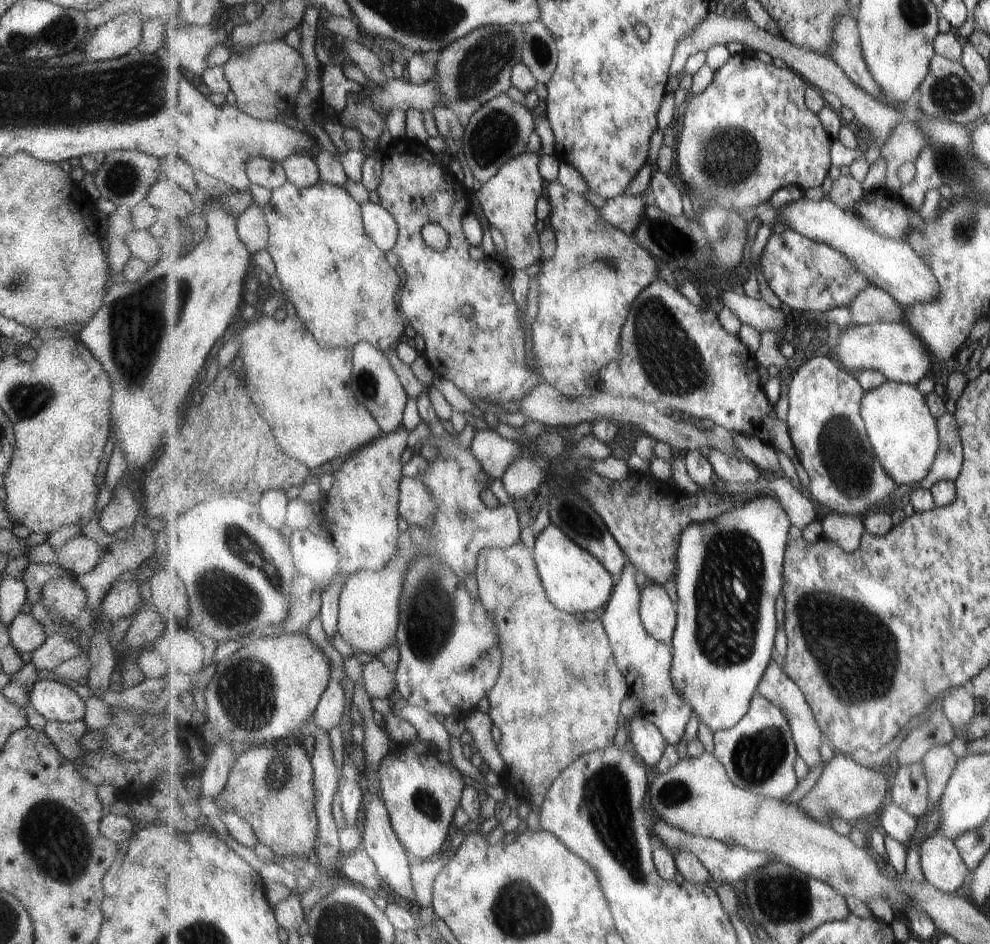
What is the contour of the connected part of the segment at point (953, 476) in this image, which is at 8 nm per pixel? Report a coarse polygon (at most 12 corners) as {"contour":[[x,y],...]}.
{"contour":[[954,414],[938,419],[939,452],[919,488],[956,481],[962,448]]}

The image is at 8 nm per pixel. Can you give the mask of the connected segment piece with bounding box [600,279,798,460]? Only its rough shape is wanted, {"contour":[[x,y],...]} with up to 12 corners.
{"contour":[[657,279],[600,390],[798,459],[757,360]]}

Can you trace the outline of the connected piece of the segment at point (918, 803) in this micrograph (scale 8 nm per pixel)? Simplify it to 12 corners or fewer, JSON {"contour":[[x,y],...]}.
{"contour":[[922,762],[900,768],[892,800],[921,819],[929,806]]}

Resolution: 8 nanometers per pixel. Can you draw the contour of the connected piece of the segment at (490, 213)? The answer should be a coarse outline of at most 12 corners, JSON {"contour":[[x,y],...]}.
{"contour":[[538,154],[515,156],[474,193],[524,271],[542,260]]}

